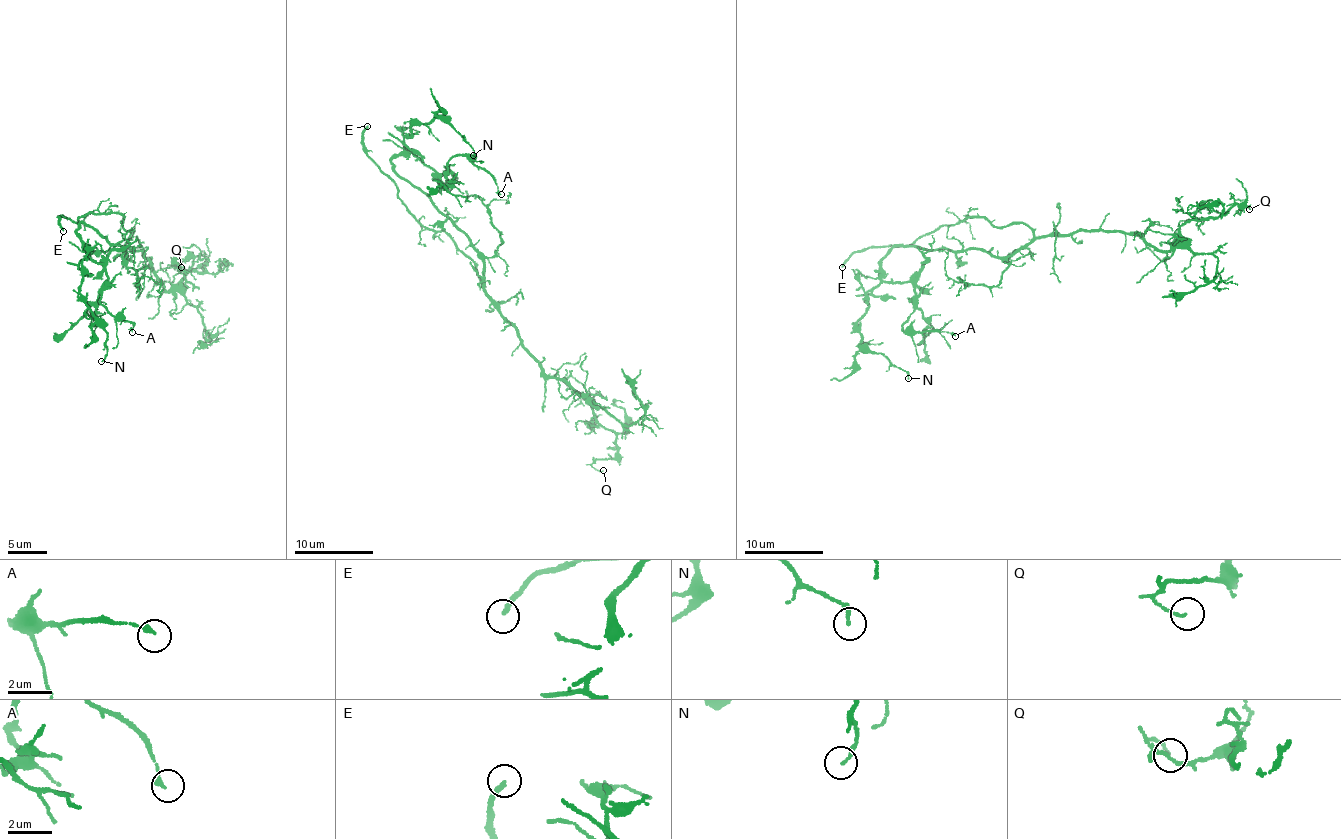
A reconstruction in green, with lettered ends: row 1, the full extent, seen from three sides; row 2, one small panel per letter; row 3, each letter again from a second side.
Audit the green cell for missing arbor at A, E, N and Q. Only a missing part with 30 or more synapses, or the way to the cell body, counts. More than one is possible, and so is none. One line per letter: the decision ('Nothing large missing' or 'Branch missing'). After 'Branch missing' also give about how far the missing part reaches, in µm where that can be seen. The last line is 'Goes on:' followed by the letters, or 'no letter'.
A: Nothing large missing
E: Branch missing. Missing length about 15 µm
N: Nothing large missing
Q: Nothing large missing
Goes on: E

